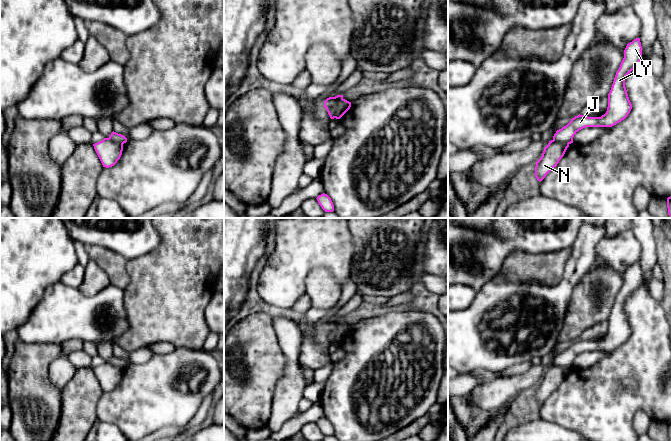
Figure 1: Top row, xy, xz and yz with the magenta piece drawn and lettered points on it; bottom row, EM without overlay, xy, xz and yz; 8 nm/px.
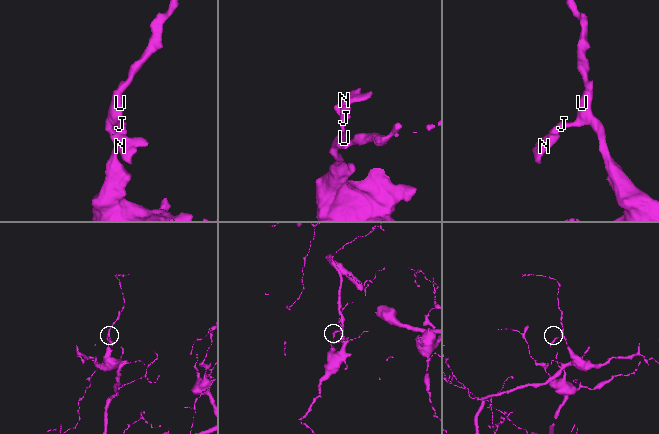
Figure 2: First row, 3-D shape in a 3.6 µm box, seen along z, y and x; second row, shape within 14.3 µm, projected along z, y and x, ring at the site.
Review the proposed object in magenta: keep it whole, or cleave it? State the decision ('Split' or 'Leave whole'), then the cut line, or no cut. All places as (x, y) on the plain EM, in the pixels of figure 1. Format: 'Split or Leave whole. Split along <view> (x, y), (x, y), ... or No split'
Split. Split along xz (343, 323), (334, 330), (333, 341)

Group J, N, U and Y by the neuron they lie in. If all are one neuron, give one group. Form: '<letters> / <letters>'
J U Y / N

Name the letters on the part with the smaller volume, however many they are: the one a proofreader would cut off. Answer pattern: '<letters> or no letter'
N

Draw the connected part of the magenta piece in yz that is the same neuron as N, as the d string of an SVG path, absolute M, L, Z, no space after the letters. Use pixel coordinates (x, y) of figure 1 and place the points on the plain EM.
M555 364L549 365L548 369L544 371L541 382L536 386L535 401L538 405L541 406L557 390L568 371L569 368L559 367Z

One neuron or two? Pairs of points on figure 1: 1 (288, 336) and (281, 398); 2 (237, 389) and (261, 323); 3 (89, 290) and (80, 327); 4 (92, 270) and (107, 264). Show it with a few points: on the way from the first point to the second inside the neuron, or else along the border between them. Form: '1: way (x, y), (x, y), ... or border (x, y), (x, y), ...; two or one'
1: way (292, 351), (292, 383); one
2: way (251, 377), (252, 341); one
3: border (109, 284), (92, 295), (84, 295), (78, 289); two
4: border (90, 259), (107, 275), (111, 283); two

